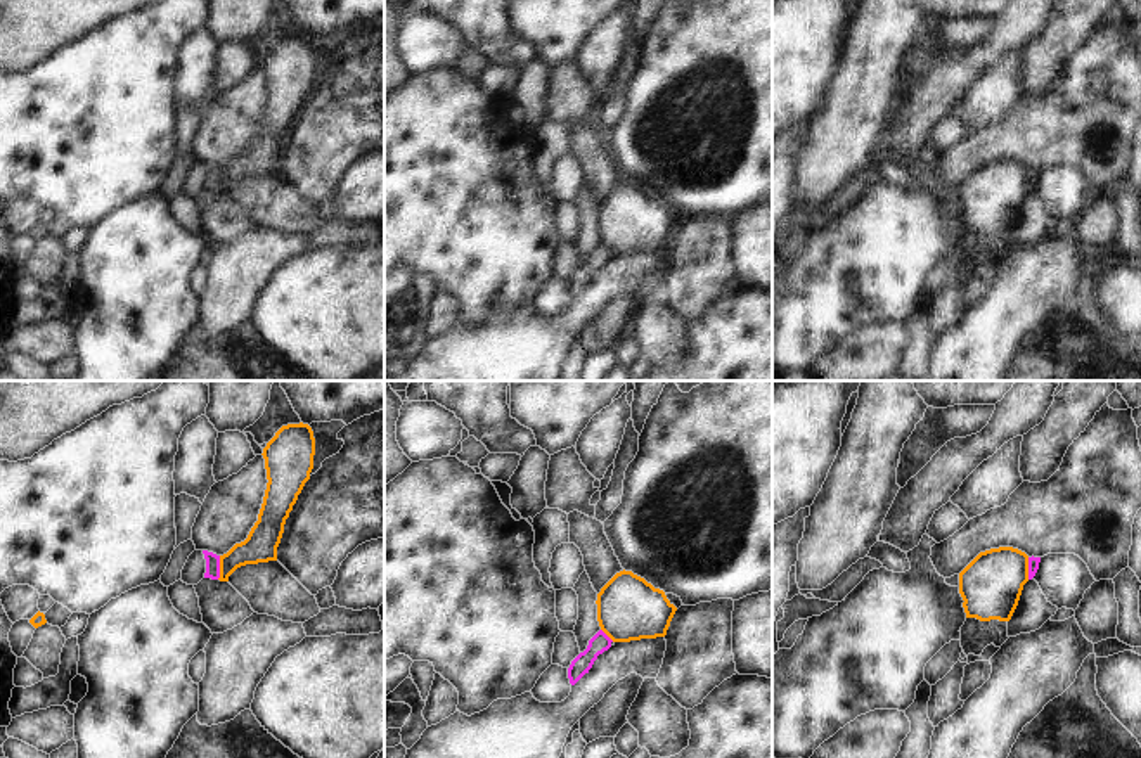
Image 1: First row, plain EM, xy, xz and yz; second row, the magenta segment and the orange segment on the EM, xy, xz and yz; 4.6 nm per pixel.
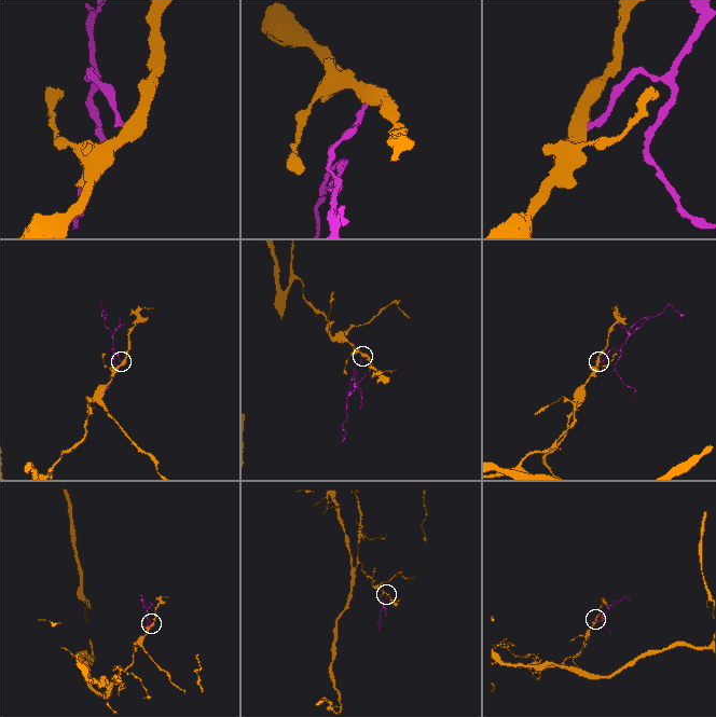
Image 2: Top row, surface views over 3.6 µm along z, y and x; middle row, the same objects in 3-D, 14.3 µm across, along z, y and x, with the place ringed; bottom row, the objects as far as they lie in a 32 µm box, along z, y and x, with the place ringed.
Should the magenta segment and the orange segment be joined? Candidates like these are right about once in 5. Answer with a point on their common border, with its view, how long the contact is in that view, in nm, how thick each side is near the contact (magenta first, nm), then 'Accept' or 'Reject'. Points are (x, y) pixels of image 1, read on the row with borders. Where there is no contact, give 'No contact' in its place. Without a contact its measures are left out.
Touches magenta at xy (219, 568). Shared border 110 nm. Thickness 60 nm (magenta) against 150 nm. Reject

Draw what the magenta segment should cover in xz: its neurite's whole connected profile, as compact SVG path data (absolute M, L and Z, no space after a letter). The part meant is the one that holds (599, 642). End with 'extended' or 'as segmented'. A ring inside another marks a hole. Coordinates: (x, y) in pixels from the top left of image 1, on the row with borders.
M599 630L590 640L583 652L580 652L568 668L570 684L575 685L589 670L599 654L611 647L611 639Z; as segmented

